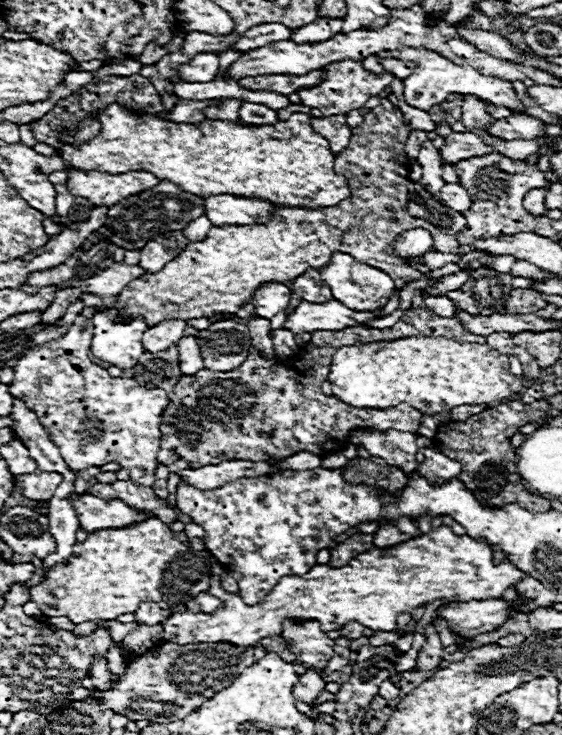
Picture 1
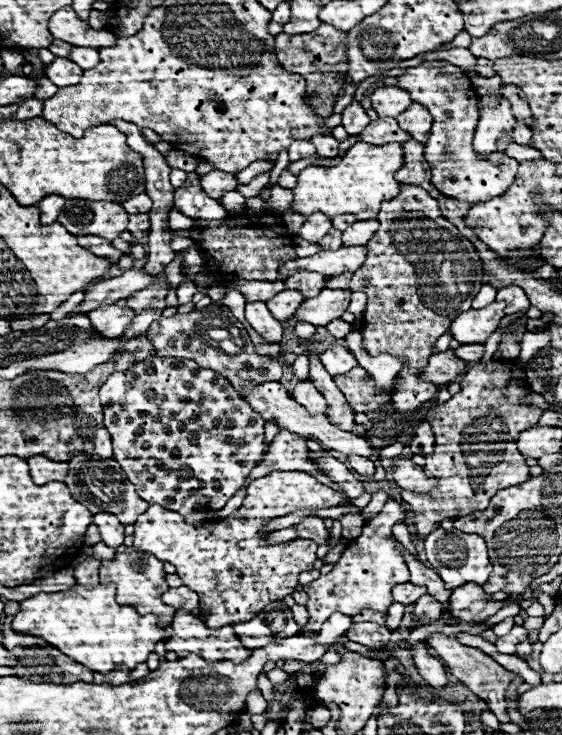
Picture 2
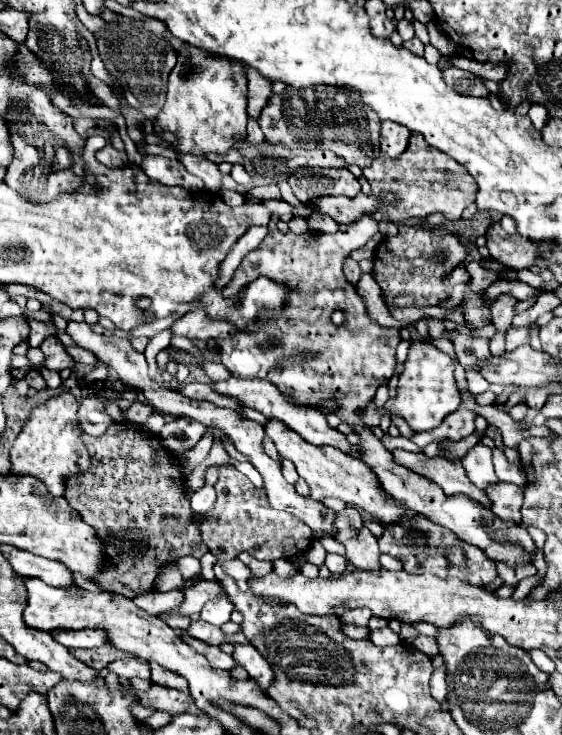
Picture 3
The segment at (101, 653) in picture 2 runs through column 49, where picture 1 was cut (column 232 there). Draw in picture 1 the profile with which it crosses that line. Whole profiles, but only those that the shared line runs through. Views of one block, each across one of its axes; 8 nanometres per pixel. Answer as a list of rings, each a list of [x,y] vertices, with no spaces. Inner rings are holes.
[[[440,526],[392,548],[366,550],[342,568],[316,564],[304,576],[282,578],[256,606],[244,604],[240,594],[226,592],[220,586],[220,574],[224,572],[223,566],[212,558],[212,582],[208,592],[222,598],[220,608],[212,614],[172,614],[164,624],[164,642],[178,642],[182,646],[192,642],[232,642],[240,648],[250,648],[260,638],[280,634],[282,622],[290,618],[318,620],[324,632],[340,630],[352,620],[372,630],[390,632],[396,630],[396,618],[402,612],[412,612],[434,600],[468,602],[502,598],[508,588],[516,586],[518,580],[526,576],[526,572],[518,570],[508,556],[496,566],[492,544],[486,540],[474,540],[466,534],[458,536],[448,526]]]

